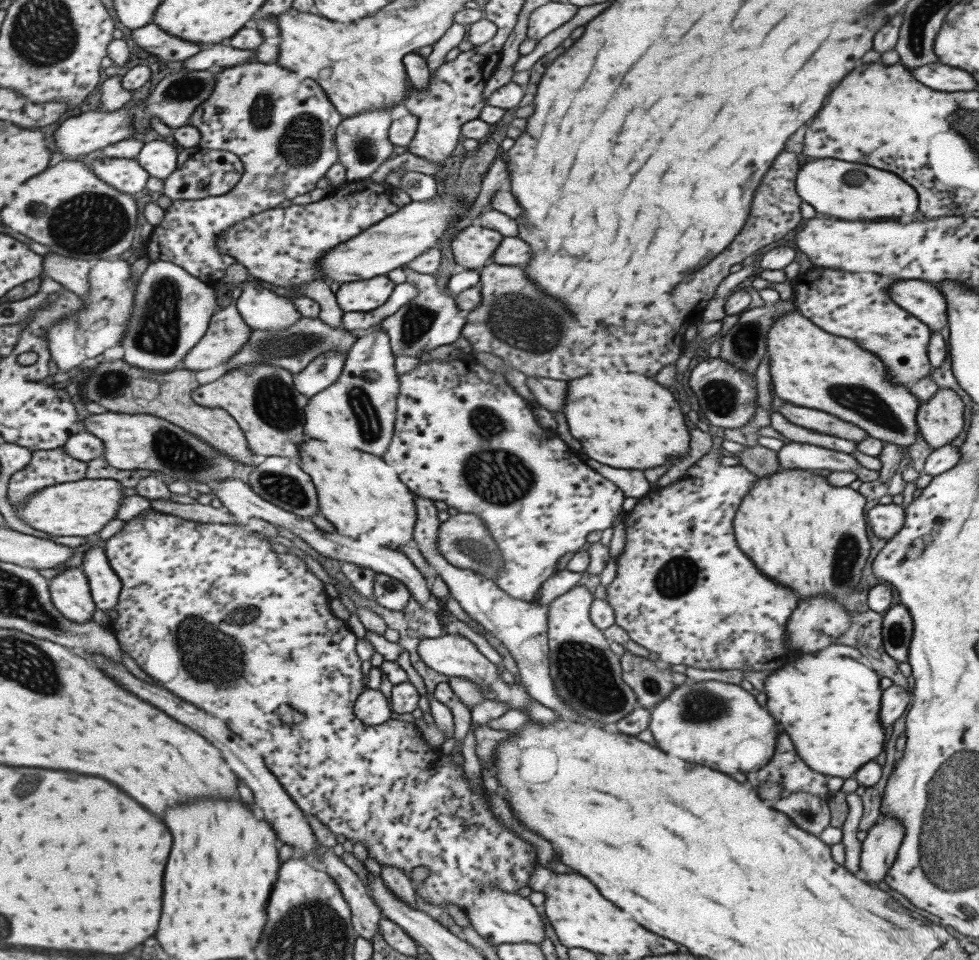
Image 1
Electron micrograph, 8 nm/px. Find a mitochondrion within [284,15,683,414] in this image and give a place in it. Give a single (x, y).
(508, 320)

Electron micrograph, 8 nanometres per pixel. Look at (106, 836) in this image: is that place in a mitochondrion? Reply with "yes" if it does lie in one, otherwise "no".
no

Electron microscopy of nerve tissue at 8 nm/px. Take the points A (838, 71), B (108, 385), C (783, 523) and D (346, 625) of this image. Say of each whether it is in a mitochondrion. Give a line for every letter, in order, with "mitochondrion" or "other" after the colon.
A: other
B: mitochondrion
C: other
D: other

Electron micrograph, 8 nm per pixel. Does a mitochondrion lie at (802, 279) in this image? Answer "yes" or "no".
no

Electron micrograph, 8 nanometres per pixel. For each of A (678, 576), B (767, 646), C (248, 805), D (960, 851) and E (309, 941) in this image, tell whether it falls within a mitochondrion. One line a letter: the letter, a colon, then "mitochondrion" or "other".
A: mitochondrion
B: other
C: other
D: mitochondrion
E: mitochondrion

